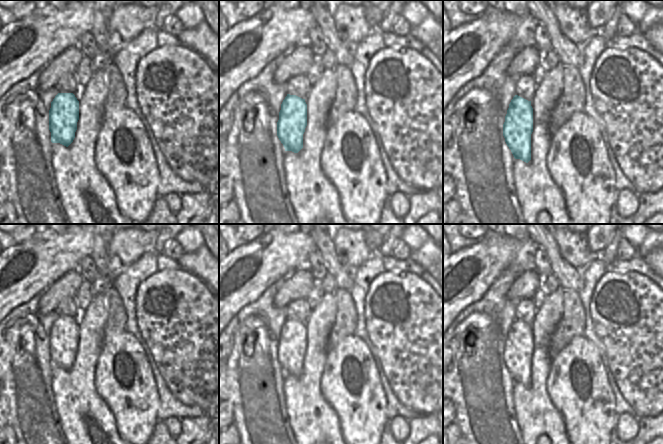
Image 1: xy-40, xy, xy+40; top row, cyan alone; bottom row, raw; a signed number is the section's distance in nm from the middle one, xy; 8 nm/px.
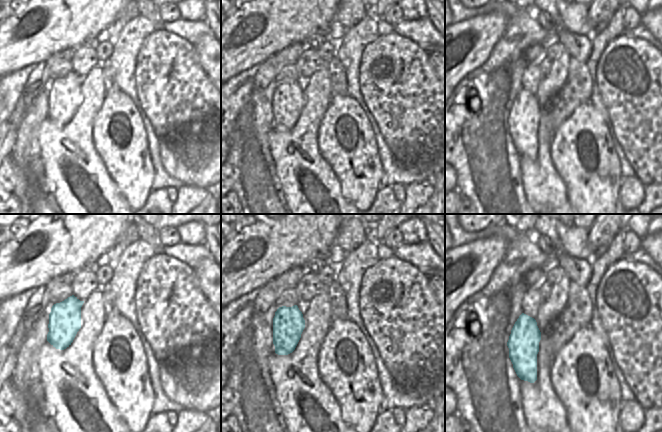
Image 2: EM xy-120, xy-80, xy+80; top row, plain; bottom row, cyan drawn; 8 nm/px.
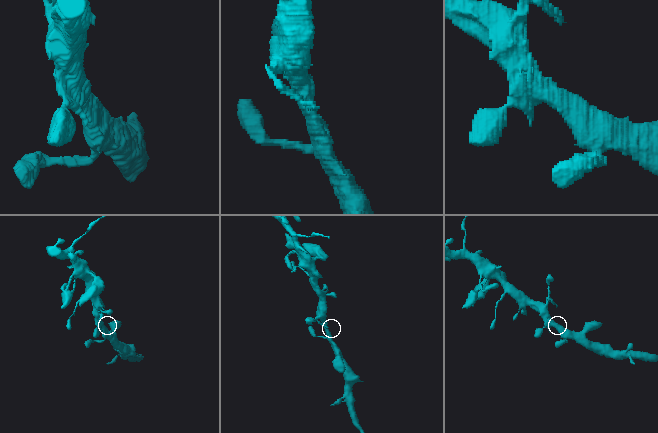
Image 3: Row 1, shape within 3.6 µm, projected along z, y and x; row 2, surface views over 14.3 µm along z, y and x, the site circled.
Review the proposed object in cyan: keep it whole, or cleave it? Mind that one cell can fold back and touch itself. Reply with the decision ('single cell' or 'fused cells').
single cell

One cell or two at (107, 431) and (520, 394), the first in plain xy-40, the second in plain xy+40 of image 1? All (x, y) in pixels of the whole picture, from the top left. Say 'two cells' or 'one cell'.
one cell

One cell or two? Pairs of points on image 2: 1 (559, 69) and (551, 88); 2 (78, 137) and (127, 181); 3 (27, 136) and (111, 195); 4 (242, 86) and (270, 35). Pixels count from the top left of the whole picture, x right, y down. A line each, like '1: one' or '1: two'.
1: one
2: two
3: two
4: two

